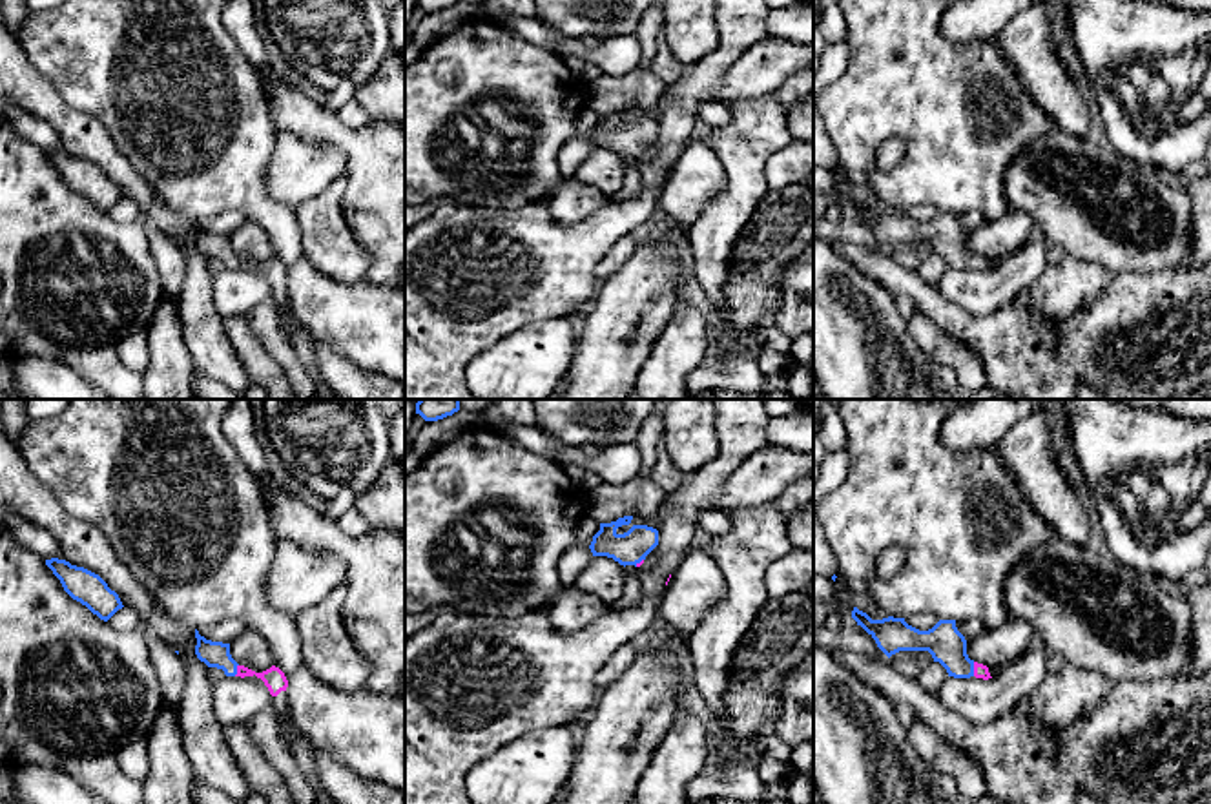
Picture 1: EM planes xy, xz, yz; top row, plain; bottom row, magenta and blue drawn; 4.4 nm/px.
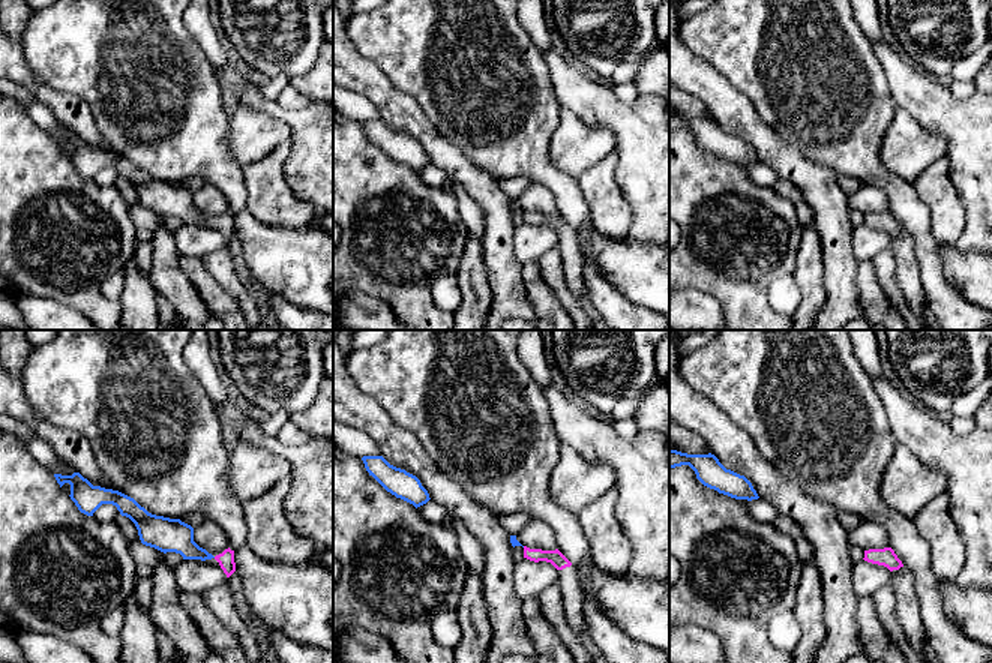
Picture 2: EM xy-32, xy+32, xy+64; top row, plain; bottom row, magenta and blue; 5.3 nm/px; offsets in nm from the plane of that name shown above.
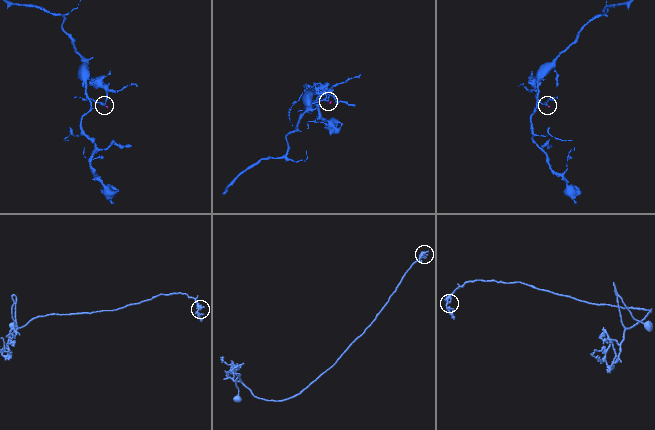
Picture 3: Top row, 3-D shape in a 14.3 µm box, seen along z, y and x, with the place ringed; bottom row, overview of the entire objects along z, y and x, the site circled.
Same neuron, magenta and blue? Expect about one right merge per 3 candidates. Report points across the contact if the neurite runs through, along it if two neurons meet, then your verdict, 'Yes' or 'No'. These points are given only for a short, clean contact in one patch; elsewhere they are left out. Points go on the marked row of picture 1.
Path across: yz (980, 671), (974, 670), (947, 646). Yes

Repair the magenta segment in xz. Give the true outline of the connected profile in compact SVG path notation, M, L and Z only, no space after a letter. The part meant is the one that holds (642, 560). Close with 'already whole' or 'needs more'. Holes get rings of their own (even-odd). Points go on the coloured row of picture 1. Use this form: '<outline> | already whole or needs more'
M633 516L618 518L611 523L600 523L600 531L589 545L593 556L607 556L620 565L640 567L646 556L658 545L658 531L647 525L633 525L627 532L618 534L616 529L629 525Z | needs more

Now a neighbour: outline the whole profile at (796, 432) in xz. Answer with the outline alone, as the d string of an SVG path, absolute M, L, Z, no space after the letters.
M801 408L788 417L770 417L766 425L768 445L797 452L813 452L813 412Z

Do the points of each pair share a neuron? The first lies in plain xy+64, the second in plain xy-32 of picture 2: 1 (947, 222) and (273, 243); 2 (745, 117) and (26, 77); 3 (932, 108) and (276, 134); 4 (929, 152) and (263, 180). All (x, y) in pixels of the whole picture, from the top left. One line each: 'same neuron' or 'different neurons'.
1: different neurons
2: same neuron
3: different neurons
4: different neurons

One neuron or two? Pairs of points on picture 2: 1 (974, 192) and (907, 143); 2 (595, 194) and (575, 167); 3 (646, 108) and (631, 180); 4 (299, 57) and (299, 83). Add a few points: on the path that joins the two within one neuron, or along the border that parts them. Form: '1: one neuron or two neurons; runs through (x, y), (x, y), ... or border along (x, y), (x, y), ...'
1: two neurons; border along (923, 128), (937, 132), (946, 141), (947, 155)
2: two neurons; border along (610, 153), (590, 165), (578, 177)
3: one neuron; runs through (646, 126), (646, 162)
4: two neurons; border along (317, 60), (305, 72), (290, 78)

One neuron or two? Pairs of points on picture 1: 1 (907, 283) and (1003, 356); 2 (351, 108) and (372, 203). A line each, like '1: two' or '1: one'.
1: one
2: two

